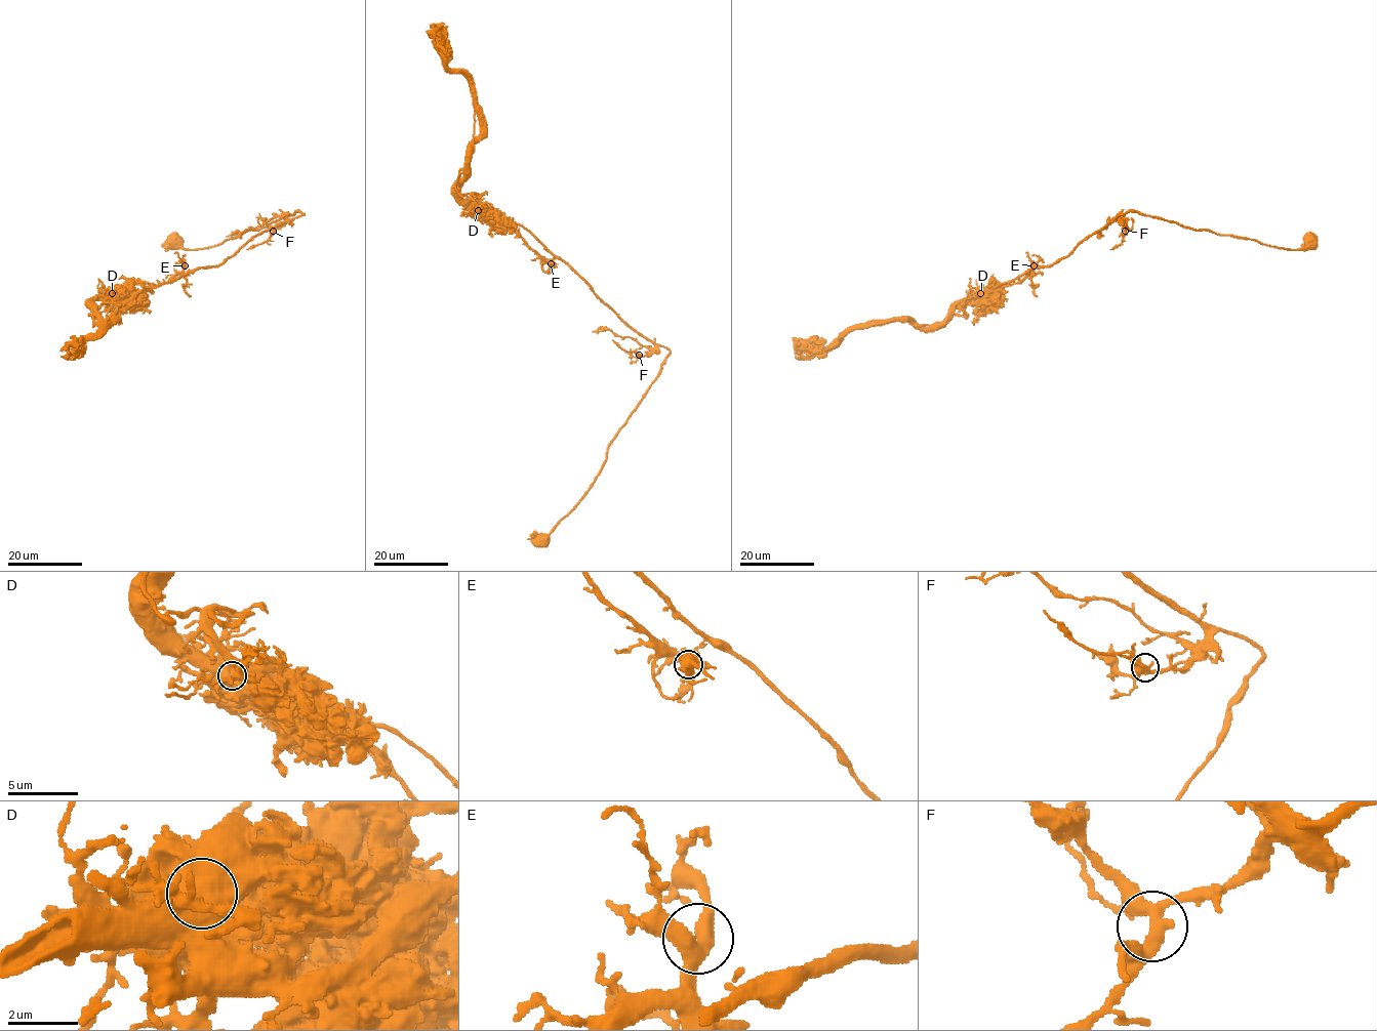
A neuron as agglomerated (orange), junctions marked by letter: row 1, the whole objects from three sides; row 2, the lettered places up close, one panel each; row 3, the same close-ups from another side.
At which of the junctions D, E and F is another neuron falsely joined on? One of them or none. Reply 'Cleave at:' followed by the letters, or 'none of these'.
Cleave at: D

